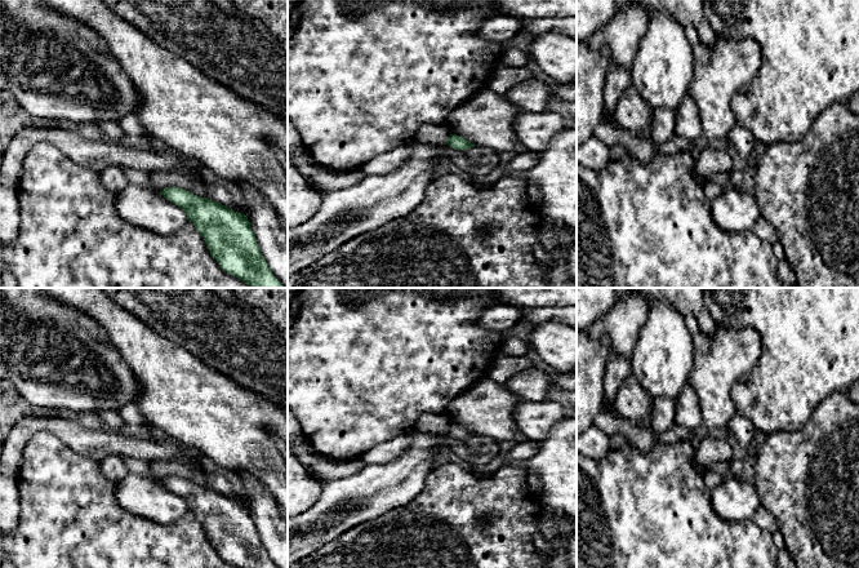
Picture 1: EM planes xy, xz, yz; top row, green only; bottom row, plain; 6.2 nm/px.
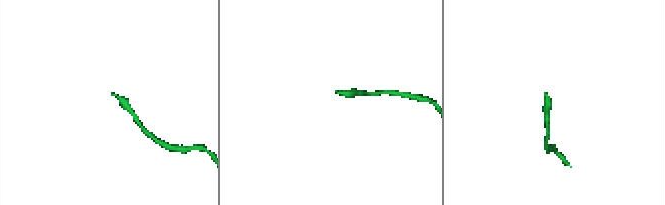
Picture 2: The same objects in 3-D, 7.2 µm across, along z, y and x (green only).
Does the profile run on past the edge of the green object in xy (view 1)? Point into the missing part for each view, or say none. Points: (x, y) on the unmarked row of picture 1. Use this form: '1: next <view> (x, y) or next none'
1: next none

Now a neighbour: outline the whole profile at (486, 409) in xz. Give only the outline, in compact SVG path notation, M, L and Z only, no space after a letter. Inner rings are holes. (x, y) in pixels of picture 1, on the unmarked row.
M486 377L451 400L446 414L475 435L509 441L520 432L513 418L518 403L503 383Z

